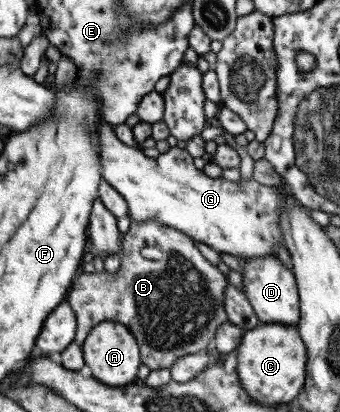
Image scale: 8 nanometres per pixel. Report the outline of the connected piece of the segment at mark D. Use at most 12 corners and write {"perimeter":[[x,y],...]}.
{"perimeter":[[273,255],[240,263],[260,323],[296,326],[292,270]]}

